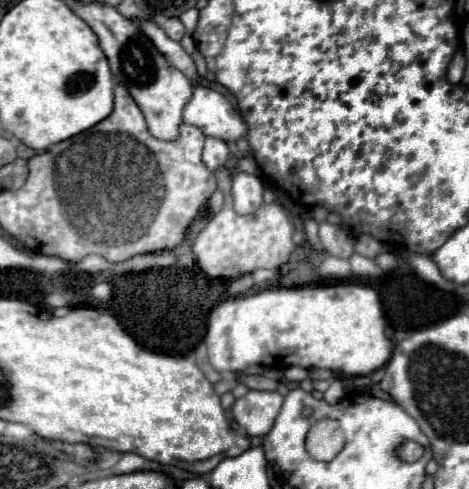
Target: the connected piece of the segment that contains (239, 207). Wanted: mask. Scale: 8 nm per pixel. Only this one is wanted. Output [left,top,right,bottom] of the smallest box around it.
[232,173,264,215]

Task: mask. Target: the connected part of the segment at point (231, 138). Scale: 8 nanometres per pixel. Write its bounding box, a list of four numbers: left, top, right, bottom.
[184,85,248,143]

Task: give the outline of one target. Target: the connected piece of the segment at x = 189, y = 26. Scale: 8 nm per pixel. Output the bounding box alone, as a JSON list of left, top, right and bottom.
[180,9,200,35]

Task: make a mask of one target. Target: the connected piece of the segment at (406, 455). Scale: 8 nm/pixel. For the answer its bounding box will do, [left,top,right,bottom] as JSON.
[396,441,424,461]

